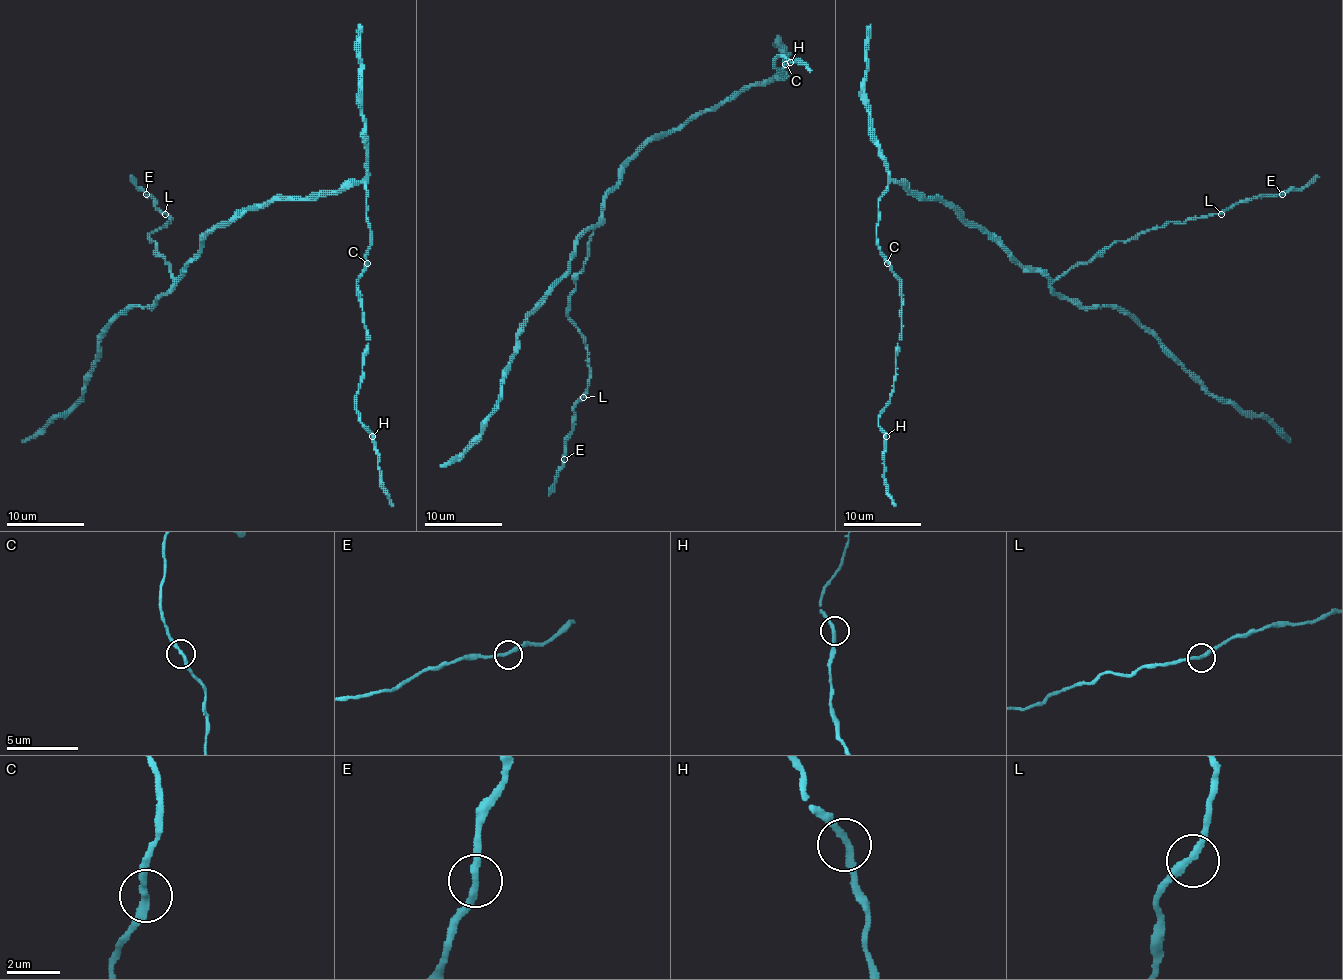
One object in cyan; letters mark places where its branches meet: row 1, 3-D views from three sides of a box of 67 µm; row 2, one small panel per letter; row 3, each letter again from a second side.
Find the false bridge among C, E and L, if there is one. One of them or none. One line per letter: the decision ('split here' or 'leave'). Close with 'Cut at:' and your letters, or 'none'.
C: leave
E: leave
L: leave
Cut at: none

